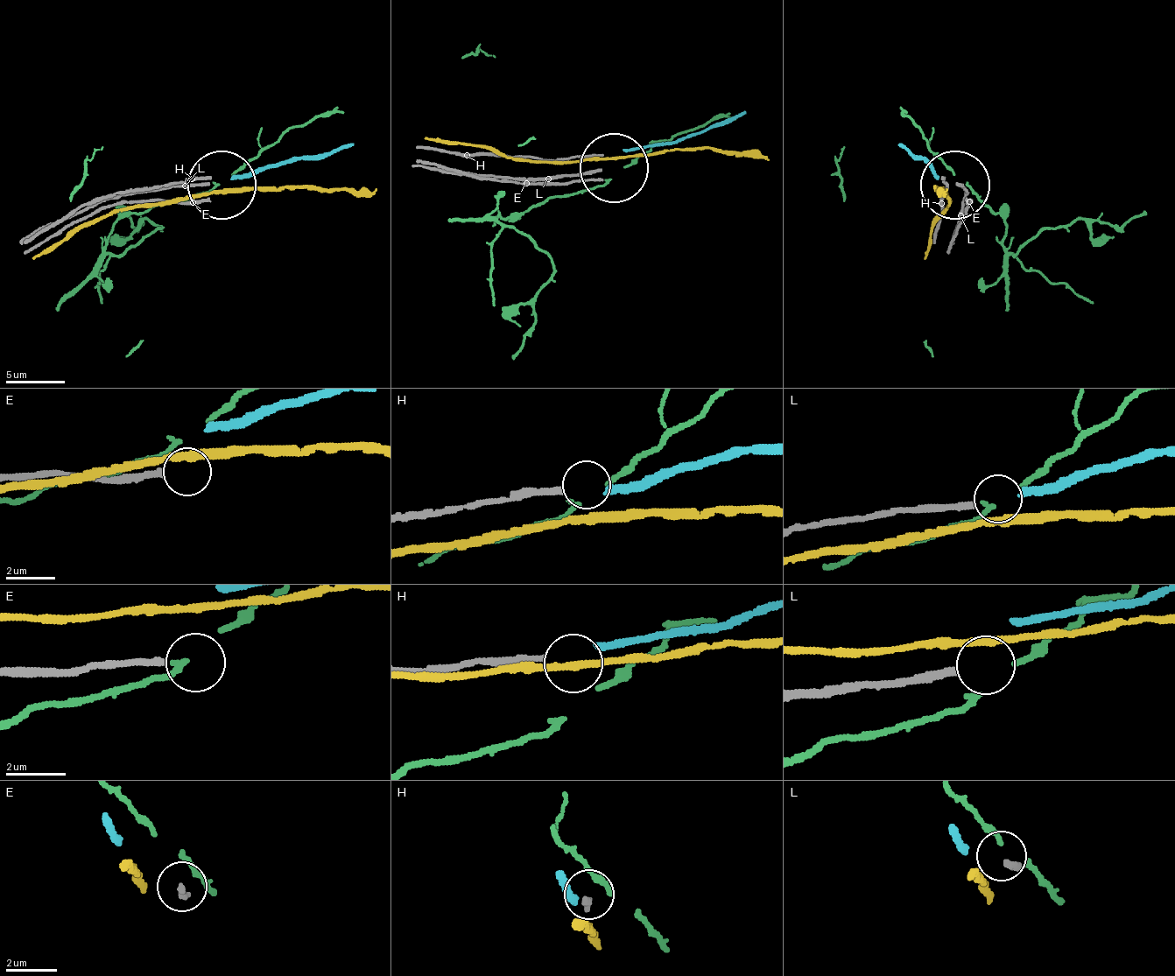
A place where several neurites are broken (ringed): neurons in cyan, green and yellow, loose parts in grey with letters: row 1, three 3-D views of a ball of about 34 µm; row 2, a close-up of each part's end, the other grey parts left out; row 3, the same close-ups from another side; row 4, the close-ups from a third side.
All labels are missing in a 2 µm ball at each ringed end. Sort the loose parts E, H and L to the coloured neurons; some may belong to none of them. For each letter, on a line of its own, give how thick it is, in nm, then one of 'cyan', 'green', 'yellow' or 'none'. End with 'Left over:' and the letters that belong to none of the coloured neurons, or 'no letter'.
E: 240 nm thick; none
H: 240 nm thick; none
L: 280 nm thick; none
Left over: E, H, L

